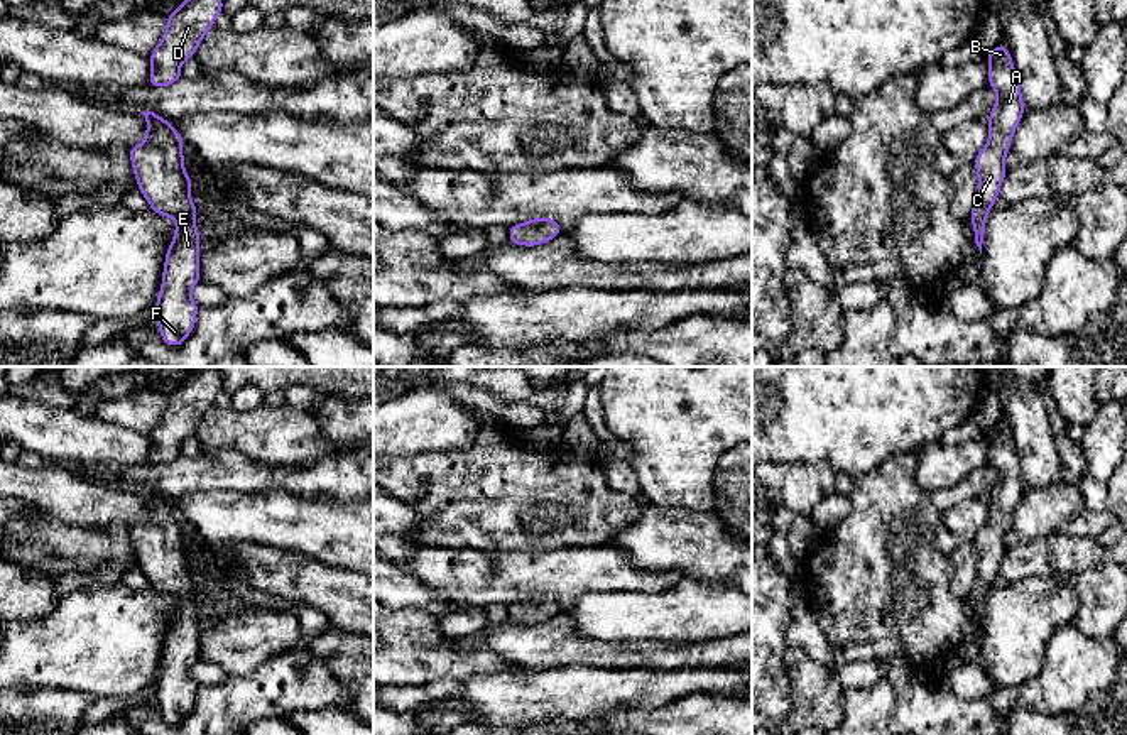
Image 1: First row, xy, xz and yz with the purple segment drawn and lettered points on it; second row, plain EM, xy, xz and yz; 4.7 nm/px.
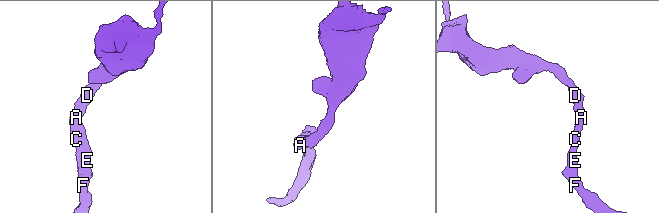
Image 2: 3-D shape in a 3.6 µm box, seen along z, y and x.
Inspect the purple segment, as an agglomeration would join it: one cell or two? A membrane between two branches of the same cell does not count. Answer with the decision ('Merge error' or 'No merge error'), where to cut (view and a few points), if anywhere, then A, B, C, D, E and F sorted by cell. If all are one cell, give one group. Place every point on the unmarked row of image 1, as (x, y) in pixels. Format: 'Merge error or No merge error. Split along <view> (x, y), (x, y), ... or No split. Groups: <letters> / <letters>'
No merge error. No split. Groups: A B C D E F

